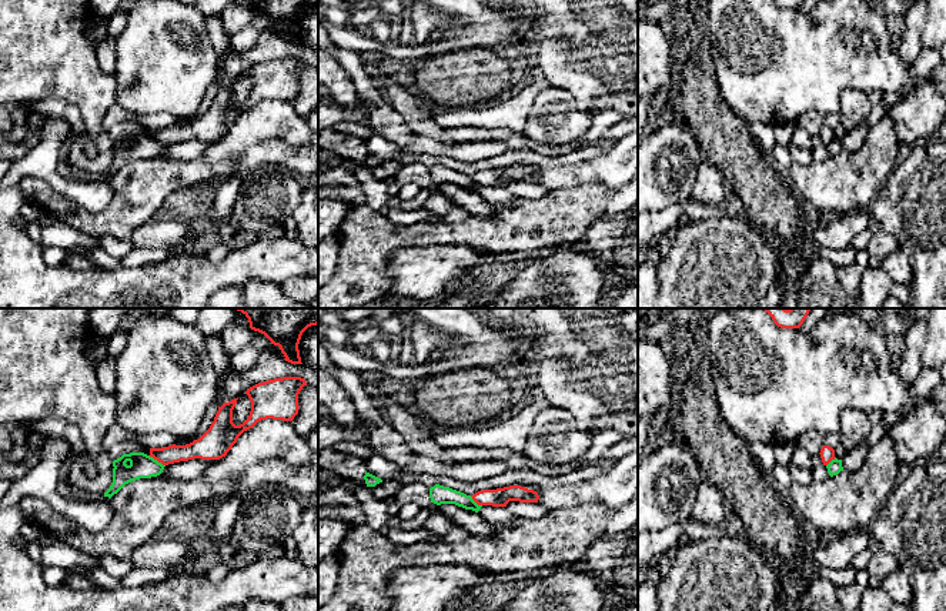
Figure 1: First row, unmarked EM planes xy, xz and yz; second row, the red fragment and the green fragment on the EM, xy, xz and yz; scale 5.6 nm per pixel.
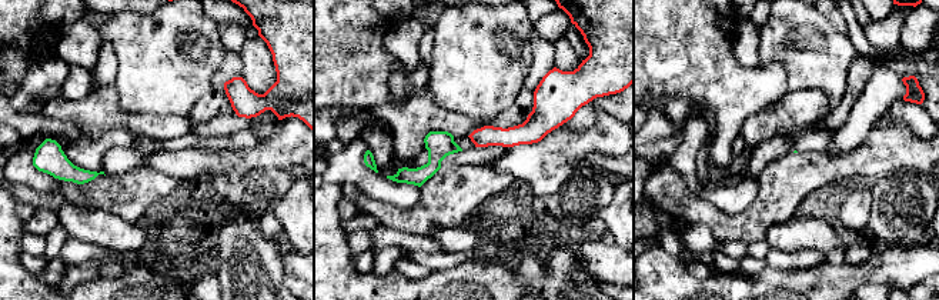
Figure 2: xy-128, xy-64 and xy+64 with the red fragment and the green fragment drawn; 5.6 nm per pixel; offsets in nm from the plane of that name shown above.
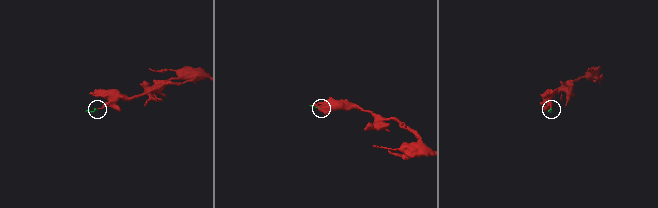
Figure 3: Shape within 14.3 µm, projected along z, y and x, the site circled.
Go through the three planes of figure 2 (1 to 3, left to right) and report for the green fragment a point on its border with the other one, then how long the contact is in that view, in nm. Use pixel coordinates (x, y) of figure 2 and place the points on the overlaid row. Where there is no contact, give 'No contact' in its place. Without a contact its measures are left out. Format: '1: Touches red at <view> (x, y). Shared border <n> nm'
1: No contact
2: No contact
3: No contact

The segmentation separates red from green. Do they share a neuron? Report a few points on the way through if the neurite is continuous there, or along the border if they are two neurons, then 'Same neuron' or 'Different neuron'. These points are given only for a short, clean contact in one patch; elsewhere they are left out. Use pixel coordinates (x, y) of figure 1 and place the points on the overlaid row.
Boundary: xy (149, 456), (164, 466). Different neuron

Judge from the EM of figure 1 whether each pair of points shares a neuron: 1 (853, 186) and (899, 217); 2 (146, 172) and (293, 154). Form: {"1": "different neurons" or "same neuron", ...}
{"1": "different neurons", "2": "same neuron"}

